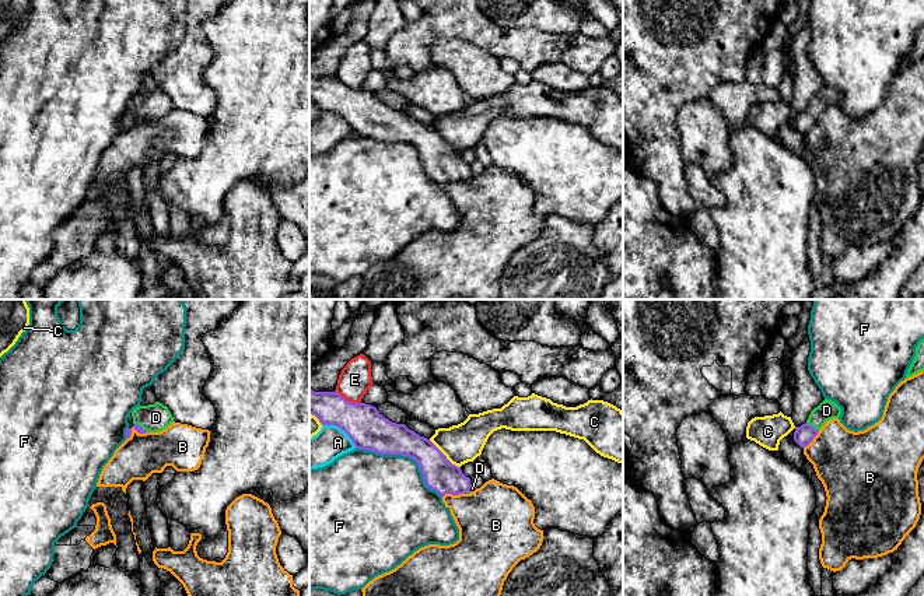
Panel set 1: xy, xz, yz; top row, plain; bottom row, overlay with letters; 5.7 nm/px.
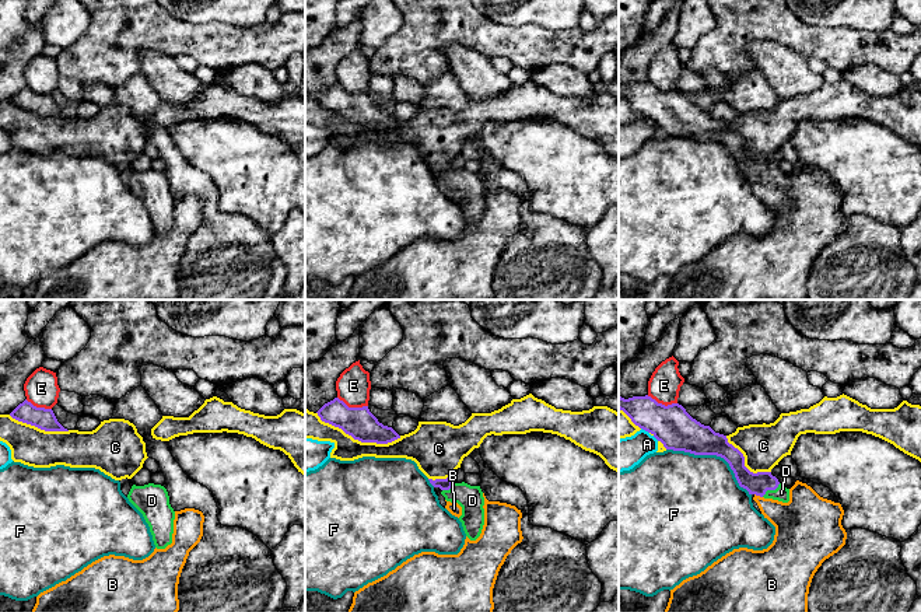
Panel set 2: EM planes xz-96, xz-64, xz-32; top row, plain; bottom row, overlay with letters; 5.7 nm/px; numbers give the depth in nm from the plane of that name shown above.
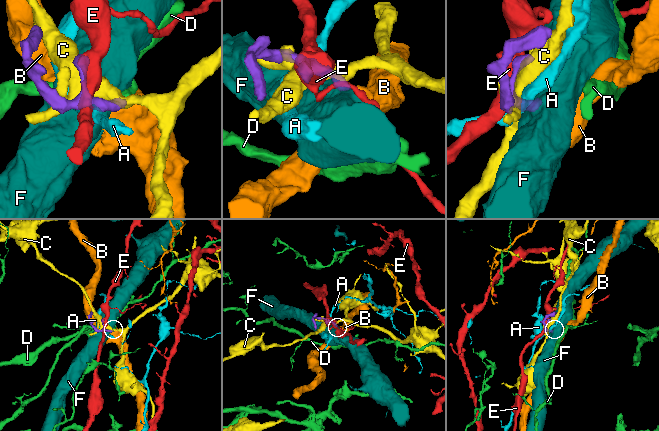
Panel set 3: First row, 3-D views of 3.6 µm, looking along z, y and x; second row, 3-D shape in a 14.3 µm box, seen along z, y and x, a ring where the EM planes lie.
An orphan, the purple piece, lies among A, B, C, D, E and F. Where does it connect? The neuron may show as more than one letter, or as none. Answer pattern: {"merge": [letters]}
{"merge": ["D"]}

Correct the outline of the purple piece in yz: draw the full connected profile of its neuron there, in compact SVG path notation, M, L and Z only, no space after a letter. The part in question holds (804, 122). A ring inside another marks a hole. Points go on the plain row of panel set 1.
M825 85L818 94L815 94L806 109L801 113L795 113L794 127L801 133L808 133L818 122L820 115L833 105L839 105L841 95L832 87Z

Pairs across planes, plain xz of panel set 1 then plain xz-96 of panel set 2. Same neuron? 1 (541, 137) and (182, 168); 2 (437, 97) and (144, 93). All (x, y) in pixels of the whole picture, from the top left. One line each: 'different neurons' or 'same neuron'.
1: different neurons
2: same neuron

